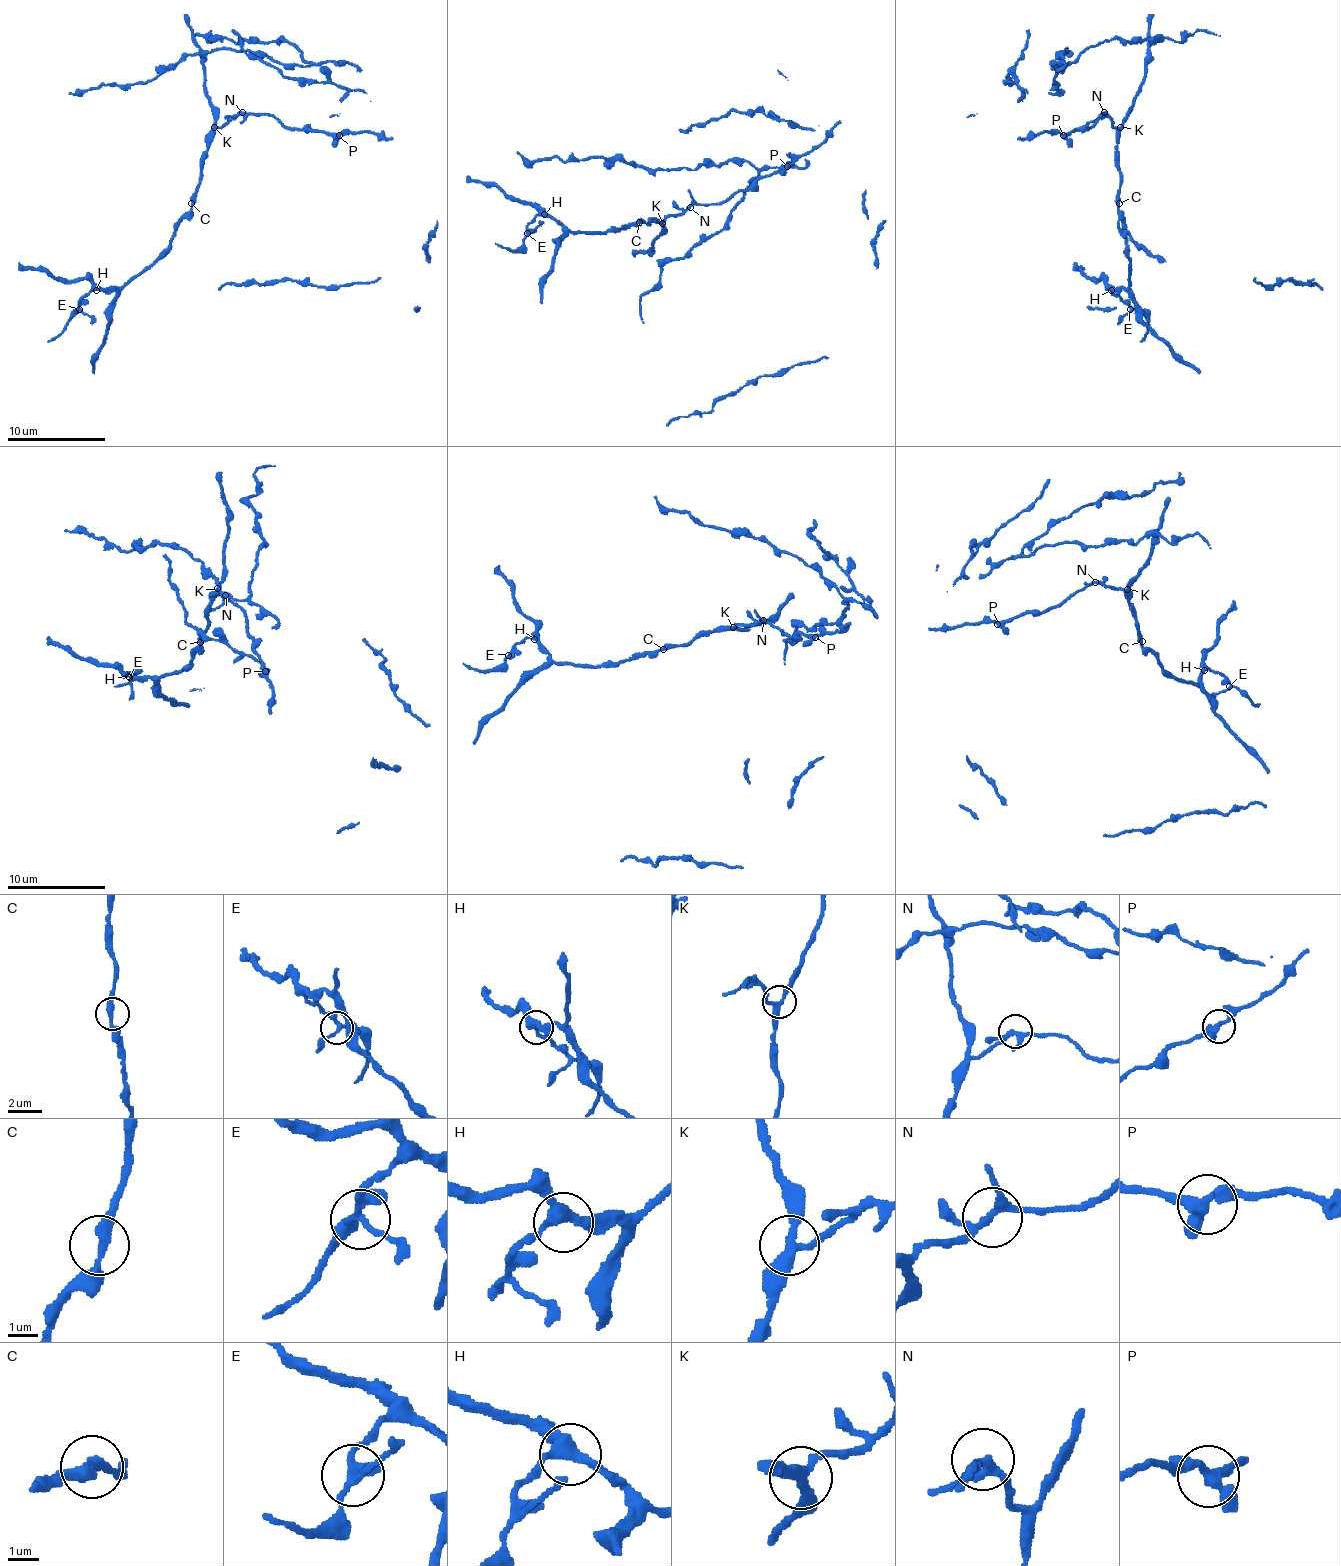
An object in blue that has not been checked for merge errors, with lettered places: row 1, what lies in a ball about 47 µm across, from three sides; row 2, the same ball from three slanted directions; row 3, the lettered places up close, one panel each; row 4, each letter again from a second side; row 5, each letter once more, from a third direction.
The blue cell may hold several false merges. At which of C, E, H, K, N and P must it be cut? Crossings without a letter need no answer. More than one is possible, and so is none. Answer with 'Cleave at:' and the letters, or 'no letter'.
Cleave at: no letter

